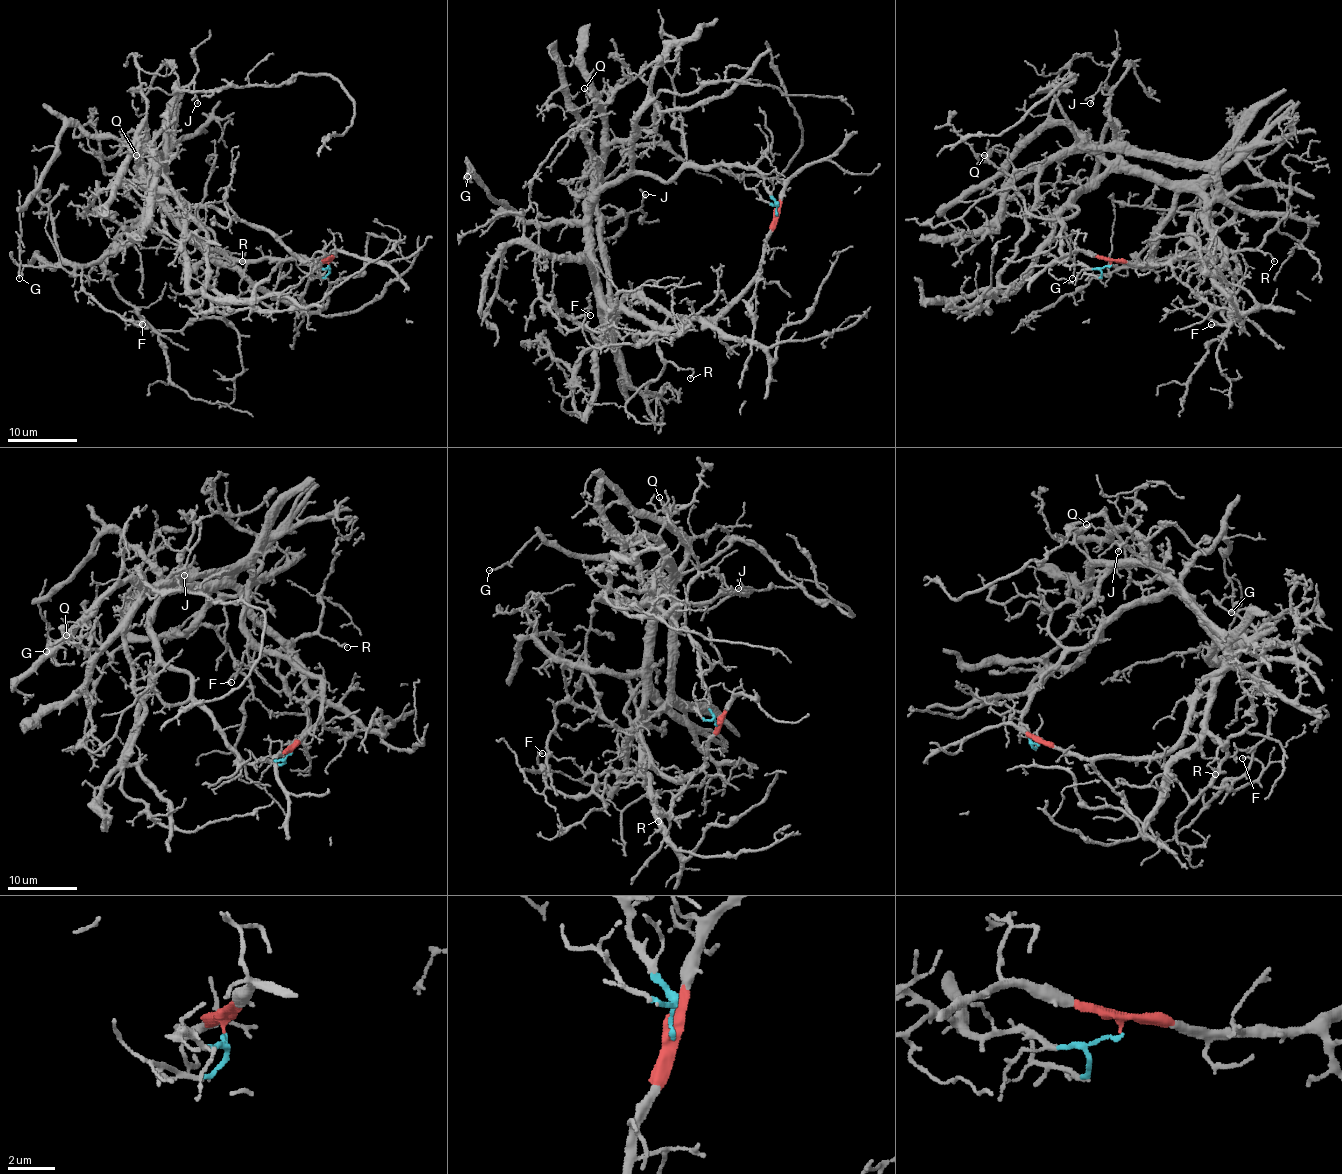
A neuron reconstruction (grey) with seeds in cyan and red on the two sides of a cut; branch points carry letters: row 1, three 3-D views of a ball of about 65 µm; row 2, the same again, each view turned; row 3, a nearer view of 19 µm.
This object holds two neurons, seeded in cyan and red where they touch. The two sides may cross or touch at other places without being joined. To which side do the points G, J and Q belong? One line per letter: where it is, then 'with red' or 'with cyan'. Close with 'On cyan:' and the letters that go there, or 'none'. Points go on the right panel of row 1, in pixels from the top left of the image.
G: place (1072, 278); with cyan
J: place (1090, 103); with red
Q: place (984, 155); with red
On cyan: G

